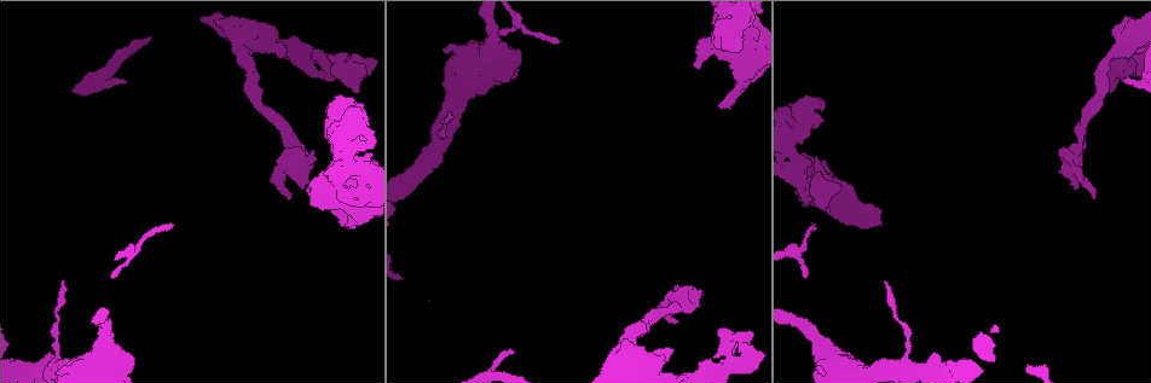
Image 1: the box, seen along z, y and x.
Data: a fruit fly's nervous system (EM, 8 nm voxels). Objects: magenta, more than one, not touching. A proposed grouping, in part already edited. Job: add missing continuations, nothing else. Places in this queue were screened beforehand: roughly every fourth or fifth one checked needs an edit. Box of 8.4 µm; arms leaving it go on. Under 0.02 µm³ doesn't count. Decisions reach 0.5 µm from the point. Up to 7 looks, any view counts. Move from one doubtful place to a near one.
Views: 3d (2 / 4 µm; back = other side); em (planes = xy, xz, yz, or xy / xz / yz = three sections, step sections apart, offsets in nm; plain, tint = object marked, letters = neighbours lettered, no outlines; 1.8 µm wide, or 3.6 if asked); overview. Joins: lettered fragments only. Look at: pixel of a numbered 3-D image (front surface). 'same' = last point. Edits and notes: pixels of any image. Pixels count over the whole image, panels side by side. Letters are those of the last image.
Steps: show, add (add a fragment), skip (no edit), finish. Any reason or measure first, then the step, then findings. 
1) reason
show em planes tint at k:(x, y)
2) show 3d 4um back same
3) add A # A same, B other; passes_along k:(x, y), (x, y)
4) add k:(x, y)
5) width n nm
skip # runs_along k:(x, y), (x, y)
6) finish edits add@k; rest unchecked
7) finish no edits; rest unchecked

show em planes letters at 1:(330, 212)

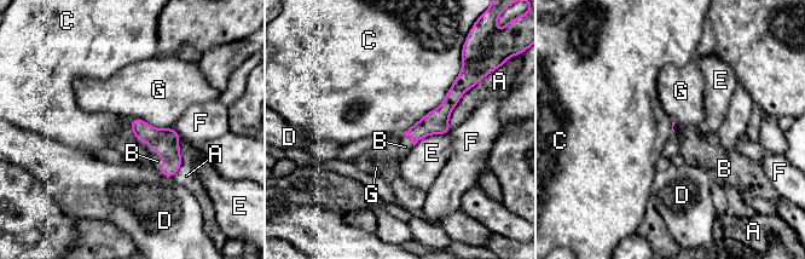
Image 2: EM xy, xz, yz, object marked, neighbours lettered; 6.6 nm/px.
add B # A other, B same, C other, D other, E other, F other, G other; passes_along 2:(163, 142), (154, 151), (157, 161); it goes on there

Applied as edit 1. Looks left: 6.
thin neck
show 3d 4um at 1:(339, 120)

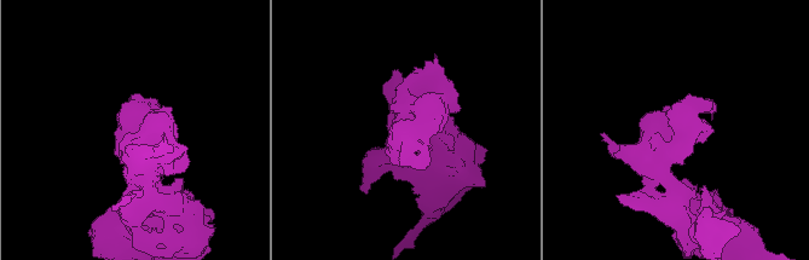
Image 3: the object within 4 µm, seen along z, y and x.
show em xy step 16 tint at 3:(679, 135)

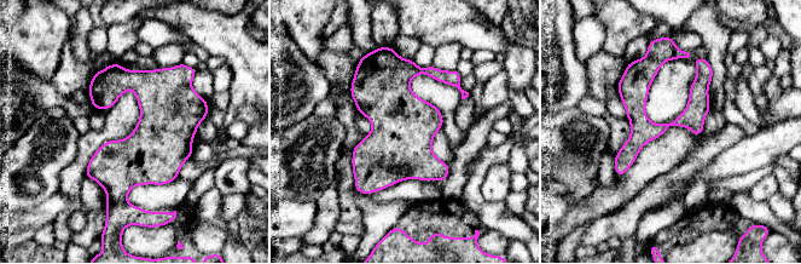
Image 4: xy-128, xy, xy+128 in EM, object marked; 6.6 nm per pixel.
another direction
show em planes letters same

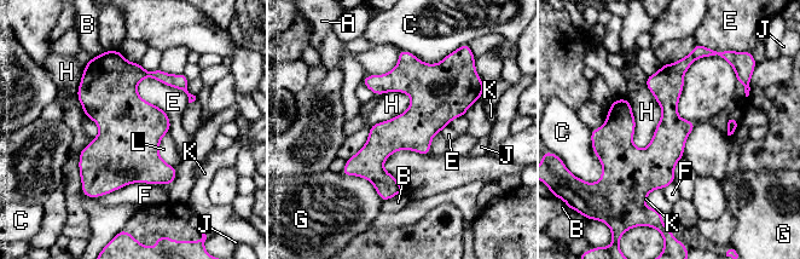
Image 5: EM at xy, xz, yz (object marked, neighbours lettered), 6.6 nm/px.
longest_contact F 550 nm
skip # A other, B other, C other, E other, F other, G other, H other, J other, K other, L other; runs_along 5:(409, 59), (417, 113), (377, 153), (383, 196); none of them fits

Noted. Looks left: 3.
tapers out
show 3d 4um at 1:(514, 350)

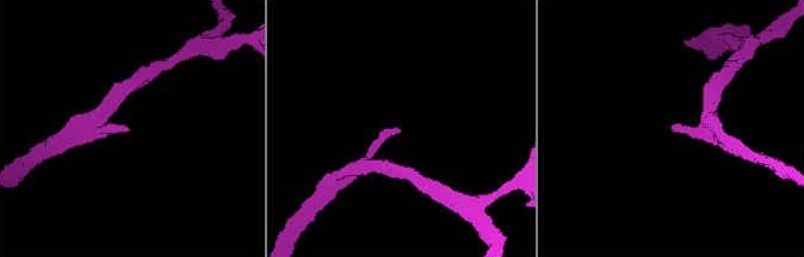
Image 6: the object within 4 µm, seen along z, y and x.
shape alone is not enough
show em 3.6um planes tint at 6:(676, 125)

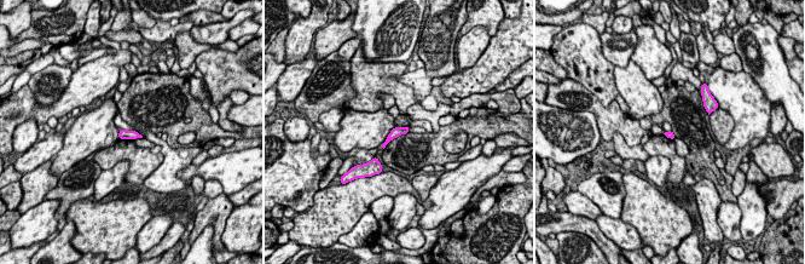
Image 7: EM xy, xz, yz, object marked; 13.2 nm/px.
what lies round it
show em 3.6um planes letters same

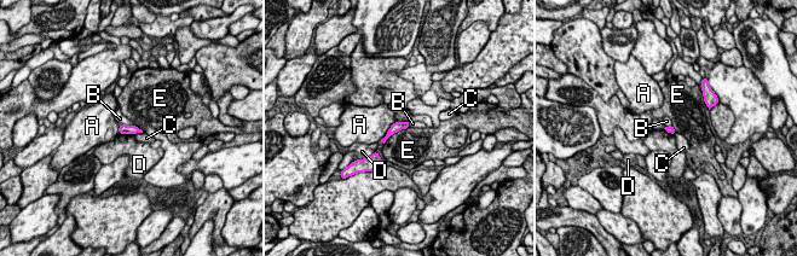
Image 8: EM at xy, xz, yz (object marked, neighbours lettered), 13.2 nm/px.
skip # A other, B other, C other, D other, E other; no lettered fragment goes on from it

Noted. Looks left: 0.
finish edits add@2; rest unchecked

